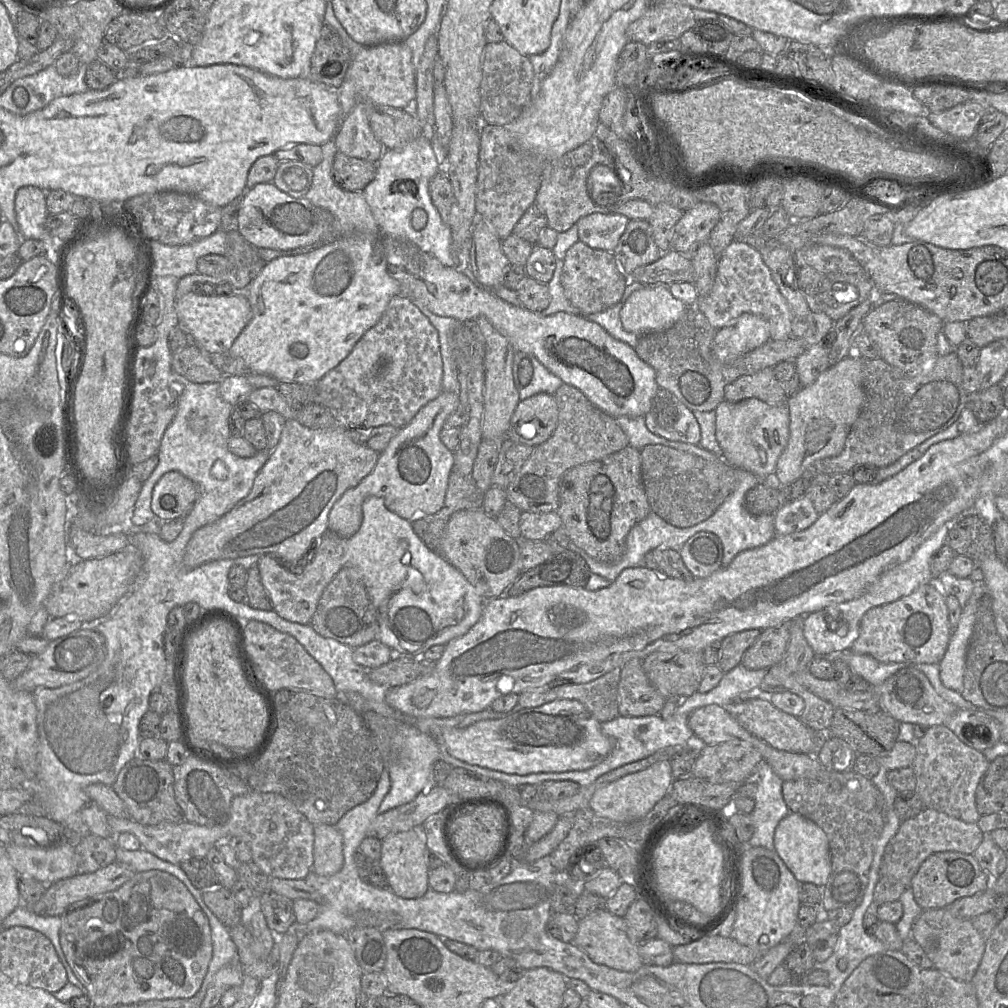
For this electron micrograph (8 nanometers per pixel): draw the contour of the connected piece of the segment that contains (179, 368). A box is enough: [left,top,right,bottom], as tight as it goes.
[172,345,223,383]

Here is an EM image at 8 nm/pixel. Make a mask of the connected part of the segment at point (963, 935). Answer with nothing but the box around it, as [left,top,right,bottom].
[911,908,985,982]

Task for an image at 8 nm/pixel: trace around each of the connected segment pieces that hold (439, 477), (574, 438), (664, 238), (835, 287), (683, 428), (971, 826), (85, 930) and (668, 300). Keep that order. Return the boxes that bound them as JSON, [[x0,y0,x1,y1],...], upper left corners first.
[[328,391,459,539],[507,383,629,513],[648,202,684,252],[794,244,875,322],[643,388,701,445],[880,808,984,887],[60,872,213,1006],[620,285,687,336]]

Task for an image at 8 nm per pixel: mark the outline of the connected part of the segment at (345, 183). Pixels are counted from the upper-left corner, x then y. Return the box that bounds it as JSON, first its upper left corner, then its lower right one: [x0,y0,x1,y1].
[333,151,377,192]

